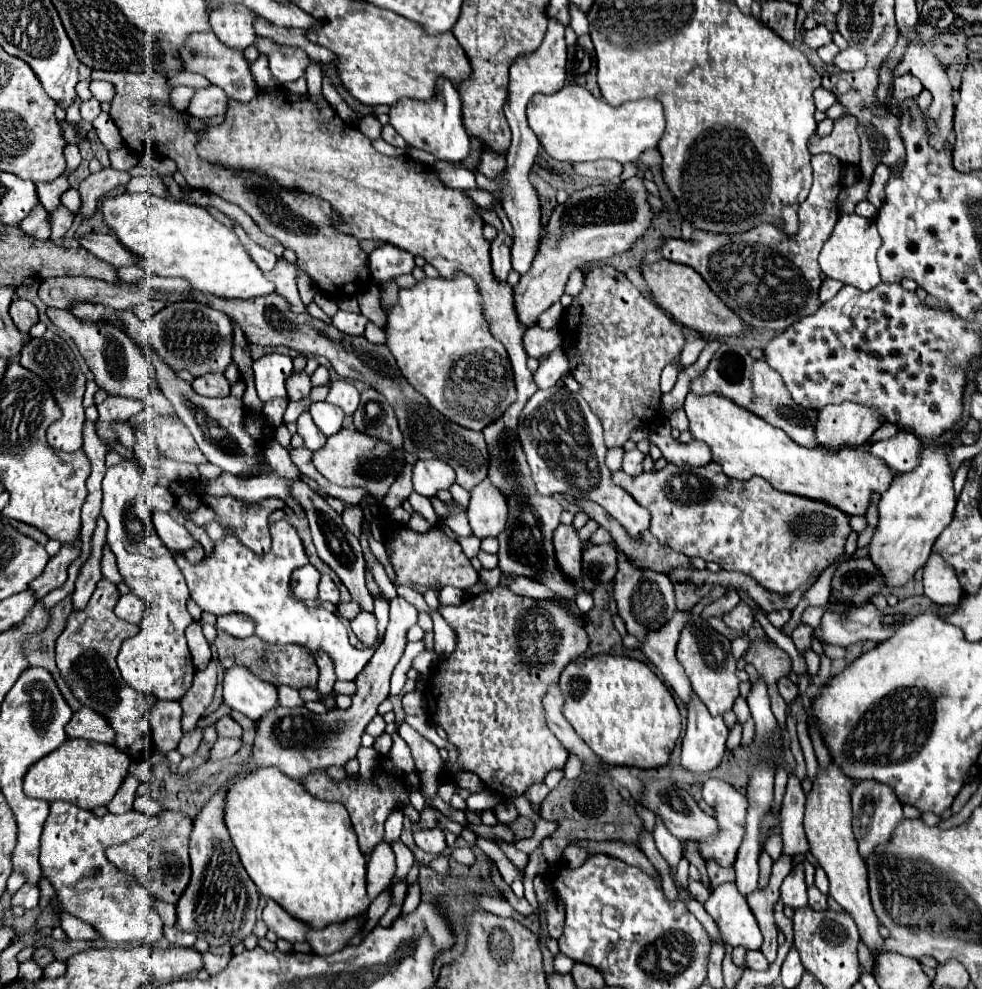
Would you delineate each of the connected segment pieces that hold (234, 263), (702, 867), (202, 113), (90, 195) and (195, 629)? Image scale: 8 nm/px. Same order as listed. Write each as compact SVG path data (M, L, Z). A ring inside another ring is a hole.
M123 193L117 197L103 199L101 211L103 211L103 221L113 229L113 233L125 245L125 249L129 249L139 259L139 267L145 269L147 273L161 277L181 277L189 281L189 285L195 291L211 293L225 299L251 299L269 295L275 289L273 283L269 283L263 277L261 269L245 253L237 235L221 221L217 221L205 207L187 201L161 199L151 193Z
M686 840L683 841L683 845L685 847L684 857L691 864L697 866L701 874L703 885L709 889L709 879L707 877L706 863L703 861L701 855L699 855L697 843L695 841Z
M211 85L207 89L197 89L193 99L189 101L189 107L187 111L193 115L193 117L199 117L199 119L209 119L209 117L217 117L217 115L223 115L227 111L227 95L221 87L217 85Z
M101 169L97 173L91 173L87 179L81 181L79 185L79 195L81 195L81 207L79 213L87 219L93 215L99 197L109 193L117 185L125 185L131 179L127 171L117 171L117 169Z
M194 621L185 631L191 660L197 671L203 671L211 660L210 644L203 635L201 624Z

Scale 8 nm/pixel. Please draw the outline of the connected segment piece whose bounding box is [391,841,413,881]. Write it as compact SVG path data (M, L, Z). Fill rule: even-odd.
M401 841L393 843L391 845L393 851L395 851L395 857L397 857L397 875L395 875L395 881L405 877L413 865L413 853L409 851L409 847L405 847Z

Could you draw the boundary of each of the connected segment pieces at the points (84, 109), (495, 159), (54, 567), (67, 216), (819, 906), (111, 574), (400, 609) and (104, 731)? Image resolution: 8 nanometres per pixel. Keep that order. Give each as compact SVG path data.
M89 99L89 101L83 101L81 103L81 117L85 121L93 121L99 113L101 113L101 107L99 107L99 101L97 99Z
M485 149L481 154L477 171L487 175L489 179L493 179L493 177L497 177L497 171L501 171L503 167L505 167L505 157Z
M81 541L75 545L63 545L61 551L47 563L41 577L29 583L29 591L37 593L37 599L43 599L49 591L61 587L67 581L67 565L77 559L81 553Z
M63 205L53 209L51 215L53 215L53 219L51 219L51 239L59 239L59 237L63 237L69 231L75 215Z
M815 885L809 887L809 907L815 911L827 909L827 895L823 895Z
M105 543L103 545L103 559L101 559L101 571L103 571L103 577L109 579L111 583L119 583L121 581L121 575L117 571L117 565L115 565L115 557L109 549L109 545Z
M395 597L389 603L391 603L391 617L389 617L385 639L379 645L379 649L375 651L375 655L371 657L371 661L365 665L365 669L361 669L361 673L355 679L357 695L353 695L353 705L347 711L333 709L333 711L327 711L323 715L311 713L305 707L289 709L289 707L277 705L277 709L271 709L269 713L265 713L265 717L261 717L261 721L257 723L257 737L255 737L255 743L253 743L251 757L249 757L249 761L245 761L245 771L243 773L253 773L261 767L273 765L281 773L289 775L291 779L303 779L313 769L327 769L329 765L345 765L349 759L353 759L357 755L357 749L361 747L361 735L363 735L367 723L377 715L377 705L389 697L389 679L391 679L391 673L393 673L395 665L399 663L399 659L403 655L403 649L405 649L405 643L407 643L405 635L407 635L409 627L417 623L417 609L411 603L407 603L403 597Z
M81 707L73 713L67 725L67 737L73 737L73 739L81 737L97 743L111 743L115 739L115 733L109 727L105 717L101 717L89 707Z

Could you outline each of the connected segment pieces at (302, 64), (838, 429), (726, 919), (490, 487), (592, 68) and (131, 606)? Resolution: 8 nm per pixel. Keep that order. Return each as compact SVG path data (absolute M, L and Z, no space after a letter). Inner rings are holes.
M257 37L257 41L253 45L257 47L257 51L261 55L265 55L269 59L269 69L281 83L295 81L305 75L310 59L303 49L297 49L297 47L283 49L281 43L277 43L277 47L273 47L275 41L269 41L267 37Z
M851 401L827 405L819 411L815 421L817 445L827 451L839 451L841 447L859 447L881 423L883 417L865 405Z
M735 883L719 885L705 901L707 913L719 927L721 939L731 947L759 949L763 943L759 925L747 905L747 899L737 891Z
M481 481L471 489L471 501L469 501L469 523L473 527L475 537L497 537L507 523L509 505L505 501L505 495L489 481Z
M583 35L577 39L575 45L569 47L569 59L567 59L567 81L577 83L585 89L589 89L595 97L599 97L597 87L597 61L595 61L595 49L589 35Z
M135 593L121 595L119 601L117 601L117 605L115 605L115 615L121 617L123 621L139 625L141 619L143 619L143 615L145 615L145 603Z

